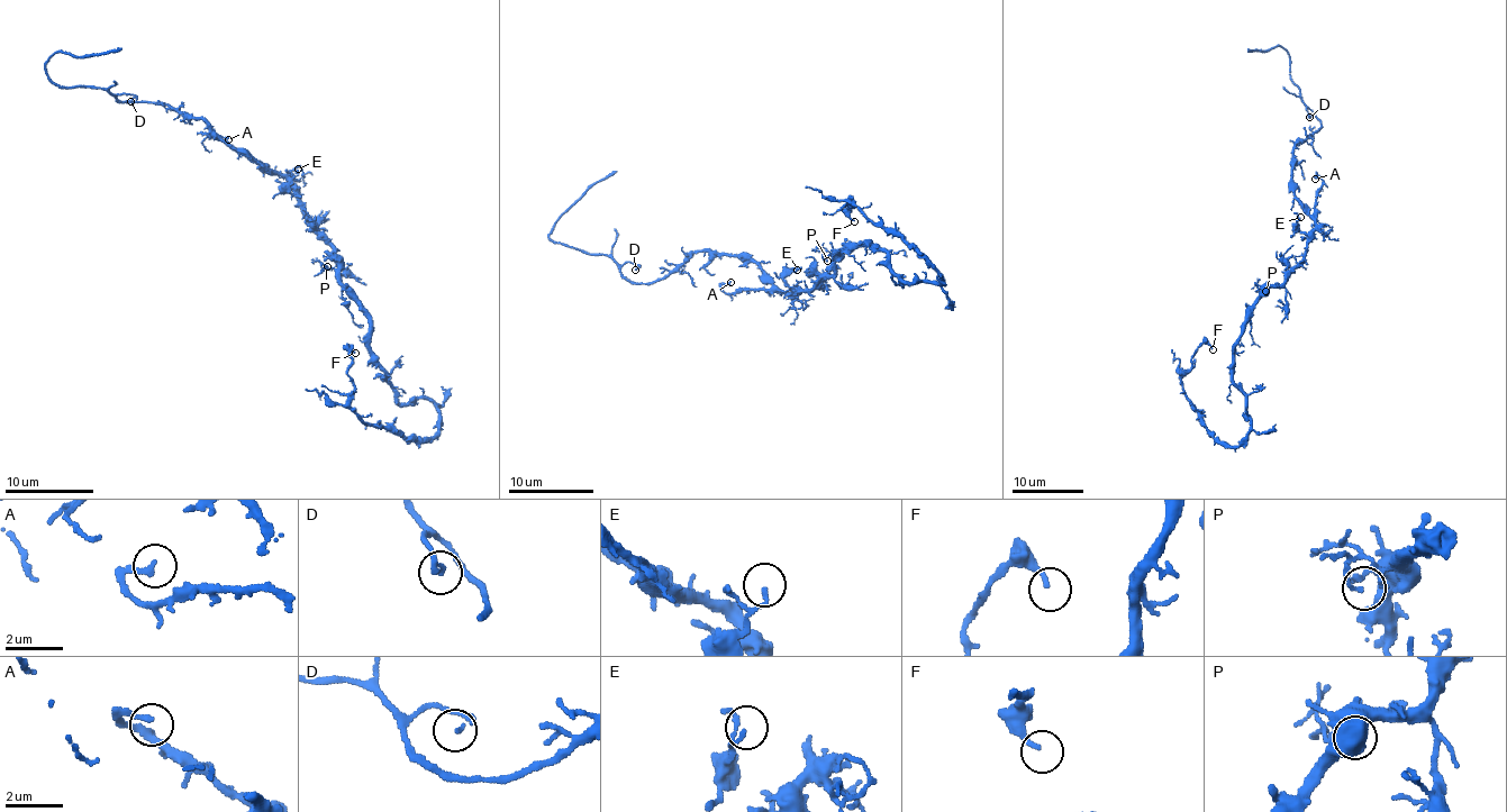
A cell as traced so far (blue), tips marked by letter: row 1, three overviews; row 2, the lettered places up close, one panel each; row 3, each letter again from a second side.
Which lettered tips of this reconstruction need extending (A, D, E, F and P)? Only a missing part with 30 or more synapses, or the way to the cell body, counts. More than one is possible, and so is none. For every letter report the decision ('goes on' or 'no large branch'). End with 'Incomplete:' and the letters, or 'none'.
A: no large branch
D: no large branch
E: no large branch
F: no large branch
P: no large branch
Incomplete: none

